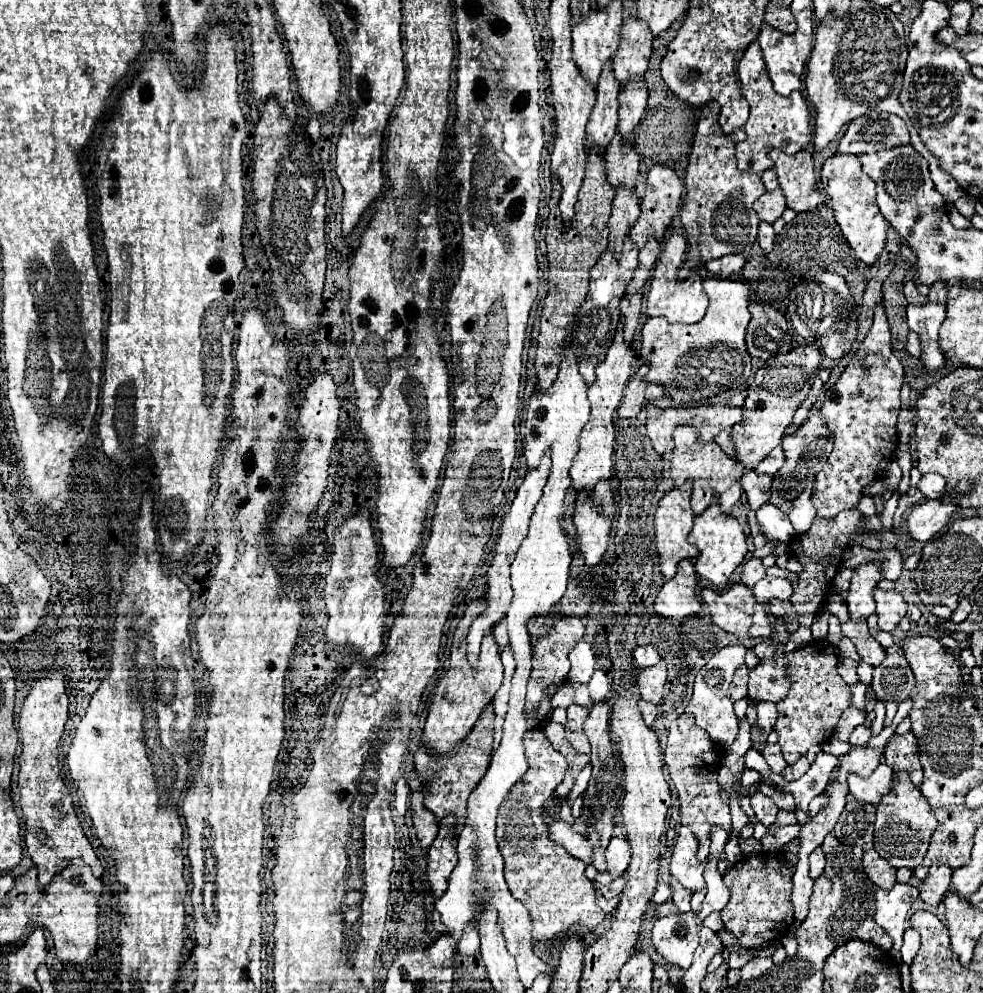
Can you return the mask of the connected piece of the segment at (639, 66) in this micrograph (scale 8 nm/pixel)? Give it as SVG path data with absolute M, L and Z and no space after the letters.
M625 19L623 21L621 47L617 49L617 55L613 57L613 73L621 85L627 85L631 79L643 79L645 77L649 57L651 57L651 43L653 43L653 35L651 35L649 27L645 27L645 23L641 23L639 19Z

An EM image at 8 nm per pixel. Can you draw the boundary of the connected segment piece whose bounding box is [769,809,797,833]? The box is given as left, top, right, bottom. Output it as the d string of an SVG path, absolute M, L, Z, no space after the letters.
M779 811L777 813L777 819L775 819L775 823L769 827L769 833L775 833L777 829L781 829L781 827L785 827L785 825L793 825L793 823L797 823L797 817L795 817L795 813L793 811Z

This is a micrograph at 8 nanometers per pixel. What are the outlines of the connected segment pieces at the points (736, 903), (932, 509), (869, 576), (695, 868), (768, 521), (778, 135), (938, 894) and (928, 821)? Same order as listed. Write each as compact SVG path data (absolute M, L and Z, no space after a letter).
M757 855L735 863L723 877L731 891L731 899L721 909L721 921L727 931L731 931L741 949L753 949L767 941L777 941L787 935L793 925L793 905L791 905L791 875L795 873L777 855Z
M945 493L937 501L925 501L921 505L915 505L905 519L907 523L907 535L915 541L929 541L933 539L947 523L949 517L957 511L953 503L945 503Z
M875 563L859 565L851 577L851 587L847 593L847 607L849 607L849 617L867 621L869 615L875 611L873 603L873 587L881 579L881 569Z
M681 827L673 845L673 855L671 855L671 877L681 883L685 889L689 889L693 895L705 887L703 883L703 865L697 863L697 841L695 835L687 829Z
M763 505L757 509L757 521L763 527L763 533L767 539L779 539L789 543L795 537L795 531L789 523L789 517L785 511L773 507L773 505Z
M753 41L745 49L745 55L741 57L737 71L739 71L743 95L751 107L751 115L749 115L743 129L747 133L747 141L753 143L753 151L767 151L769 153L773 147L777 147L783 153L793 155L793 153L805 149L811 143L811 133L813 133L809 107L799 91L793 91L789 97L781 97L773 91L773 85L767 75L763 55L761 55L757 41Z
M931 865L929 873L921 885L921 899L927 901L929 905L937 905L943 895L949 889L949 879L951 879L951 869L945 865Z
M897 773L895 787L881 799L877 805L877 819L875 819L875 851L887 859L895 869L907 867L915 869L921 859L925 857L929 839L937 827L937 819L921 795L917 787L913 787L911 779L905 773Z

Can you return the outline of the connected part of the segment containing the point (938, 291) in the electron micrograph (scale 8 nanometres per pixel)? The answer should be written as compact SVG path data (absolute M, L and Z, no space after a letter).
M941 281L933 283L927 299L929 299L929 301L945 301L945 299L947 299L947 287L945 287L945 283L941 283Z

